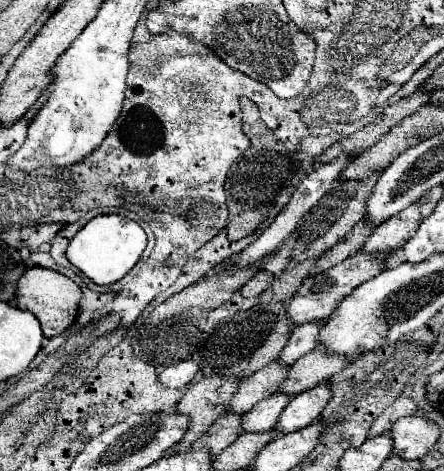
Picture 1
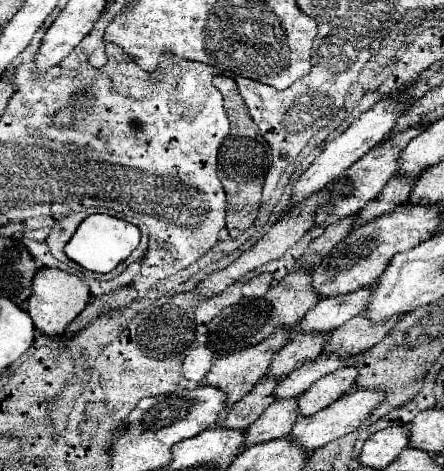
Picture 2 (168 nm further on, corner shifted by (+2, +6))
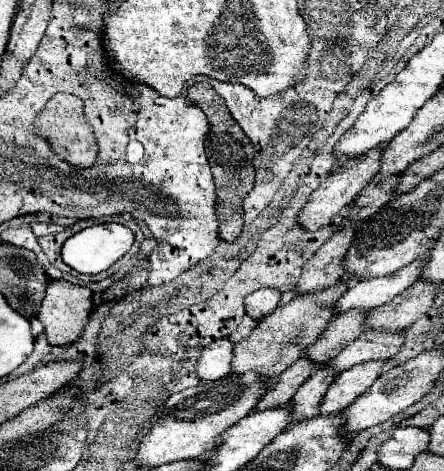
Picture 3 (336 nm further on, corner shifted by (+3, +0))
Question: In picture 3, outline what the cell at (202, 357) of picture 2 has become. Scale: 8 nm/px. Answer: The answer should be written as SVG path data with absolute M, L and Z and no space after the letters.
M220 338L212 342L208 348L202 350L202 356L198 360L198 378L200 380L220 380L226 374L230 374L234 358L234 342L228 338Z

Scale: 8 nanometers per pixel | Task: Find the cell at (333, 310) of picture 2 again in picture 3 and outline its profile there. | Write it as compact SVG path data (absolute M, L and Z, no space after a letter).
M416 260L384 278L366 278L364 282L352 284L336 304L338 312L346 312L352 308L372 310L390 302L394 296L398 296L416 282L416 274L420 274L420 262L424 260Z

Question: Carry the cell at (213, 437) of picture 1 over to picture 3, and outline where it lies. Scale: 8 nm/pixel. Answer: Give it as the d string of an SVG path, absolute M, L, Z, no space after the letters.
M300 358L298 362L294 362L288 370L284 370L278 376L278 382L274 382L268 390L268 394L258 402L256 410L268 410L268 408L276 408L280 404L286 404L288 400L292 400L292 396L296 394L296 390L304 384L304 380L308 380L312 376L312 372L318 368L316 362L308 362L308 358Z

